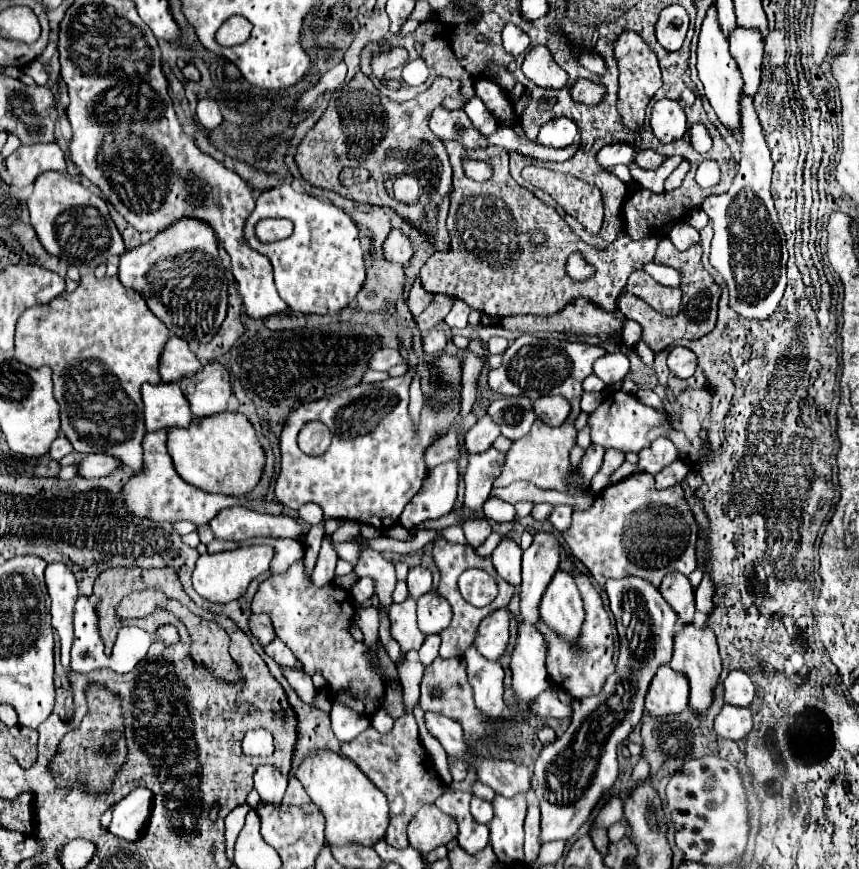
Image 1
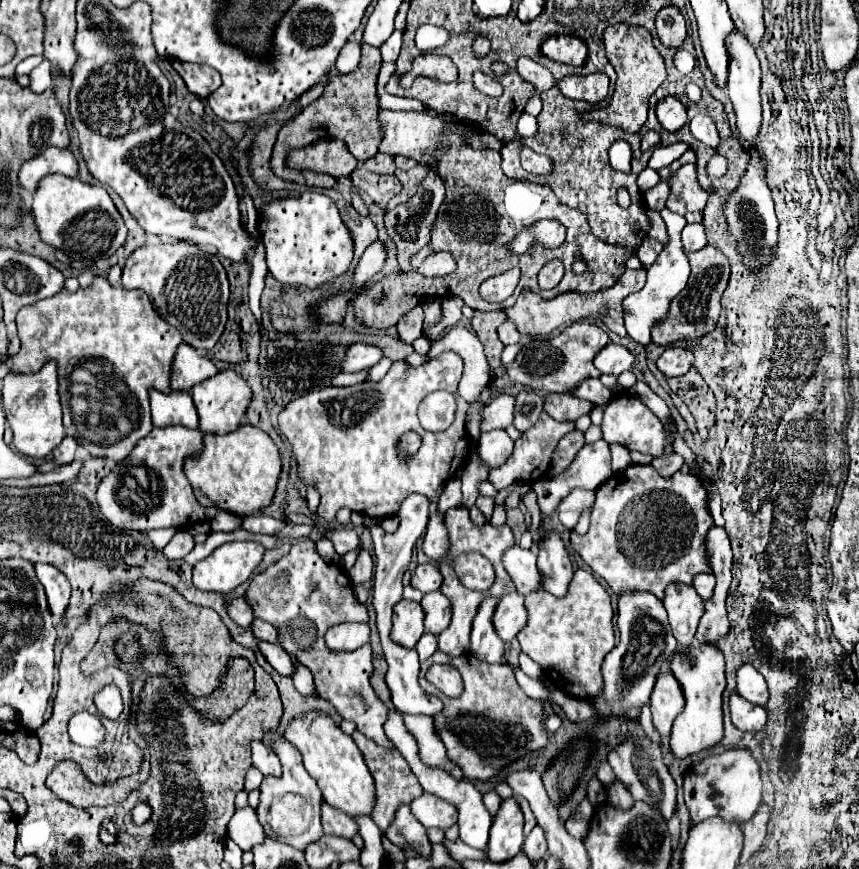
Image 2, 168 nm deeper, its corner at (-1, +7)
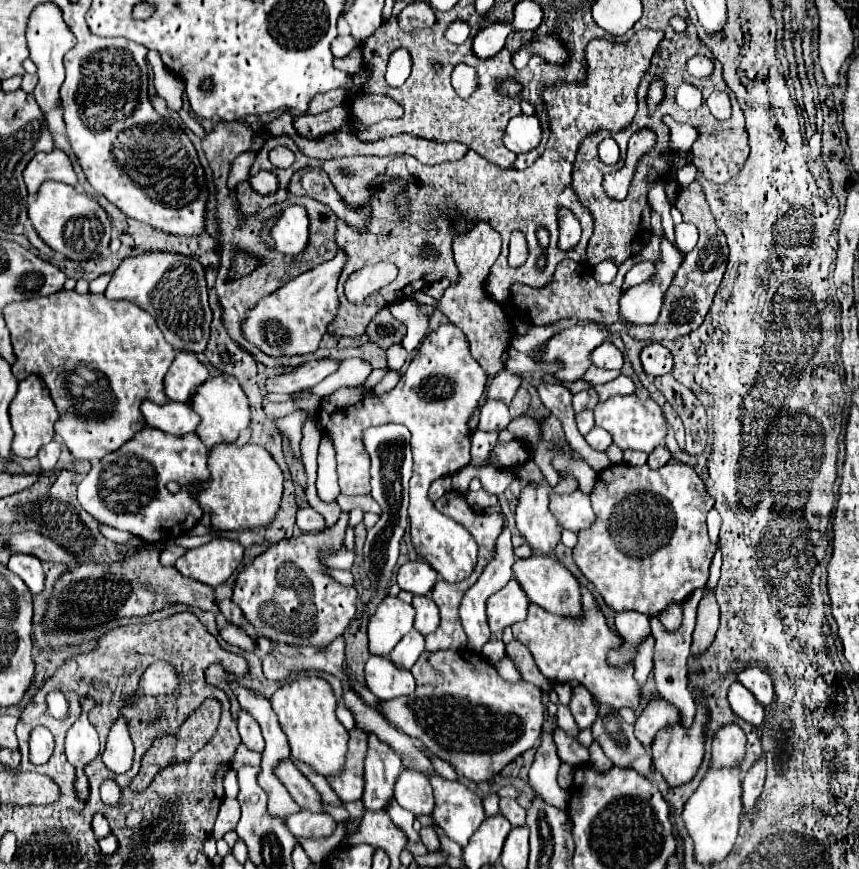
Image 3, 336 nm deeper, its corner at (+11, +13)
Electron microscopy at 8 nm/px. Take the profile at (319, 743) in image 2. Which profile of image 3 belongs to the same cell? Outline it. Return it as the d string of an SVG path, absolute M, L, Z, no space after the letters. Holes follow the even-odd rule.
M299 676L291 684L285 684L281 690L277 690L271 698L271 706L279 718L279 724L289 738L291 754L313 768L315 774L321 774L323 778L339 776L345 768L347 760L347 742L349 732L343 728L343 724L335 718L337 700L333 696L331 686L321 678L307 678Z

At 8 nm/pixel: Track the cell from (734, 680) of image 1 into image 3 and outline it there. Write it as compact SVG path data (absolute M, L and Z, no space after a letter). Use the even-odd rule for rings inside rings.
M747 666L745 670L741 670L737 674L737 682L741 682L747 690L751 690L751 694L755 694L755 698L767 706L773 702L775 692L773 692L773 684L771 678L759 668L759 666Z

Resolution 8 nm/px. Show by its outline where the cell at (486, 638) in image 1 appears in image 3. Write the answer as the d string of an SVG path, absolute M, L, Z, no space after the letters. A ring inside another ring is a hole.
M509 580L497 594L493 594L487 600L487 620L493 634L505 630L507 626L513 626L515 622L521 622L527 614L527 596L523 596L523 590L515 580Z

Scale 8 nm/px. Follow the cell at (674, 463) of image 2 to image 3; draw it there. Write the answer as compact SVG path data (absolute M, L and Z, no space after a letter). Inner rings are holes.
M657 446L657 448L649 454L647 464L649 464L651 468L661 468L661 466L665 466L669 460L671 460L671 452L669 452L665 446Z

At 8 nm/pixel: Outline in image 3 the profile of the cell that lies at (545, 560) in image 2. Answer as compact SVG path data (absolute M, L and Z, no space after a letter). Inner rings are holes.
M561 476L561 482L555 488L549 488L547 482L541 486L527 486L519 498L515 518L517 528L531 546L535 554L551 554L561 540L561 526L555 516L549 512L549 494L559 490L575 490L577 482L571 476Z

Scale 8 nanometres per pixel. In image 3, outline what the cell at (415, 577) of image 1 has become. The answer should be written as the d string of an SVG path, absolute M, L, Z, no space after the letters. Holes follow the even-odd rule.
M423 560L407 562L397 572L397 584L401 586L401 590L421 594L421 596L429 594L437 580L439 580L439 574Z

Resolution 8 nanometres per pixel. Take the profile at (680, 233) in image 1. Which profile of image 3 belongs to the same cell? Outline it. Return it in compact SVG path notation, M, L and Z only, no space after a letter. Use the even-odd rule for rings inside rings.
M681 222L675 225L675 240L678 248L684 252L690 252L697 244L699 232L696 226Z

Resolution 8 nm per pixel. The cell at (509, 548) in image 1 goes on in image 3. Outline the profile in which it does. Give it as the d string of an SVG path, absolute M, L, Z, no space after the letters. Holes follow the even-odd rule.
M531 556L531 558L517 558L513 564L513 576L527 594L527 598L551 614L559 616L579 616L581 614L581 594L577 578L561 566L559 560L553 556Z

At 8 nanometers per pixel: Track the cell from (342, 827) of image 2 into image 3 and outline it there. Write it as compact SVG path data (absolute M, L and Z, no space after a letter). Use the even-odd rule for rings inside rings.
M281 762L279 764L279 780L283 780L283 784L287 786L289 794L295 798L295 802L303 808L303 810L309 810L309 812L325 812L323 810L323 798L321 794L315 790L315 786L301 774L301 770L291 762Z

